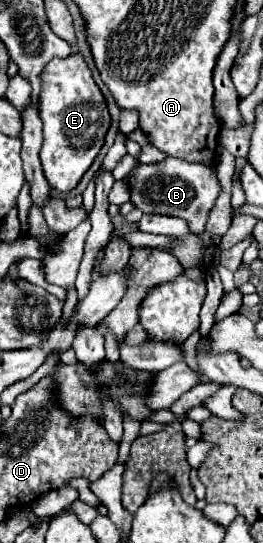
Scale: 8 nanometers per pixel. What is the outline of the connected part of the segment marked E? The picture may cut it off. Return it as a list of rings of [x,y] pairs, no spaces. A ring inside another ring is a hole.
[[[75,52],[67,60],[51,60],[51,64],[47,64],[47,72],[43,72],[39,116],[43,120],[45,136],[41,148],[45,178],[51,188],[59,192],[71,192],[99,154],[111,122],[101,90],[91,78],[91,70],[81,54]]]

